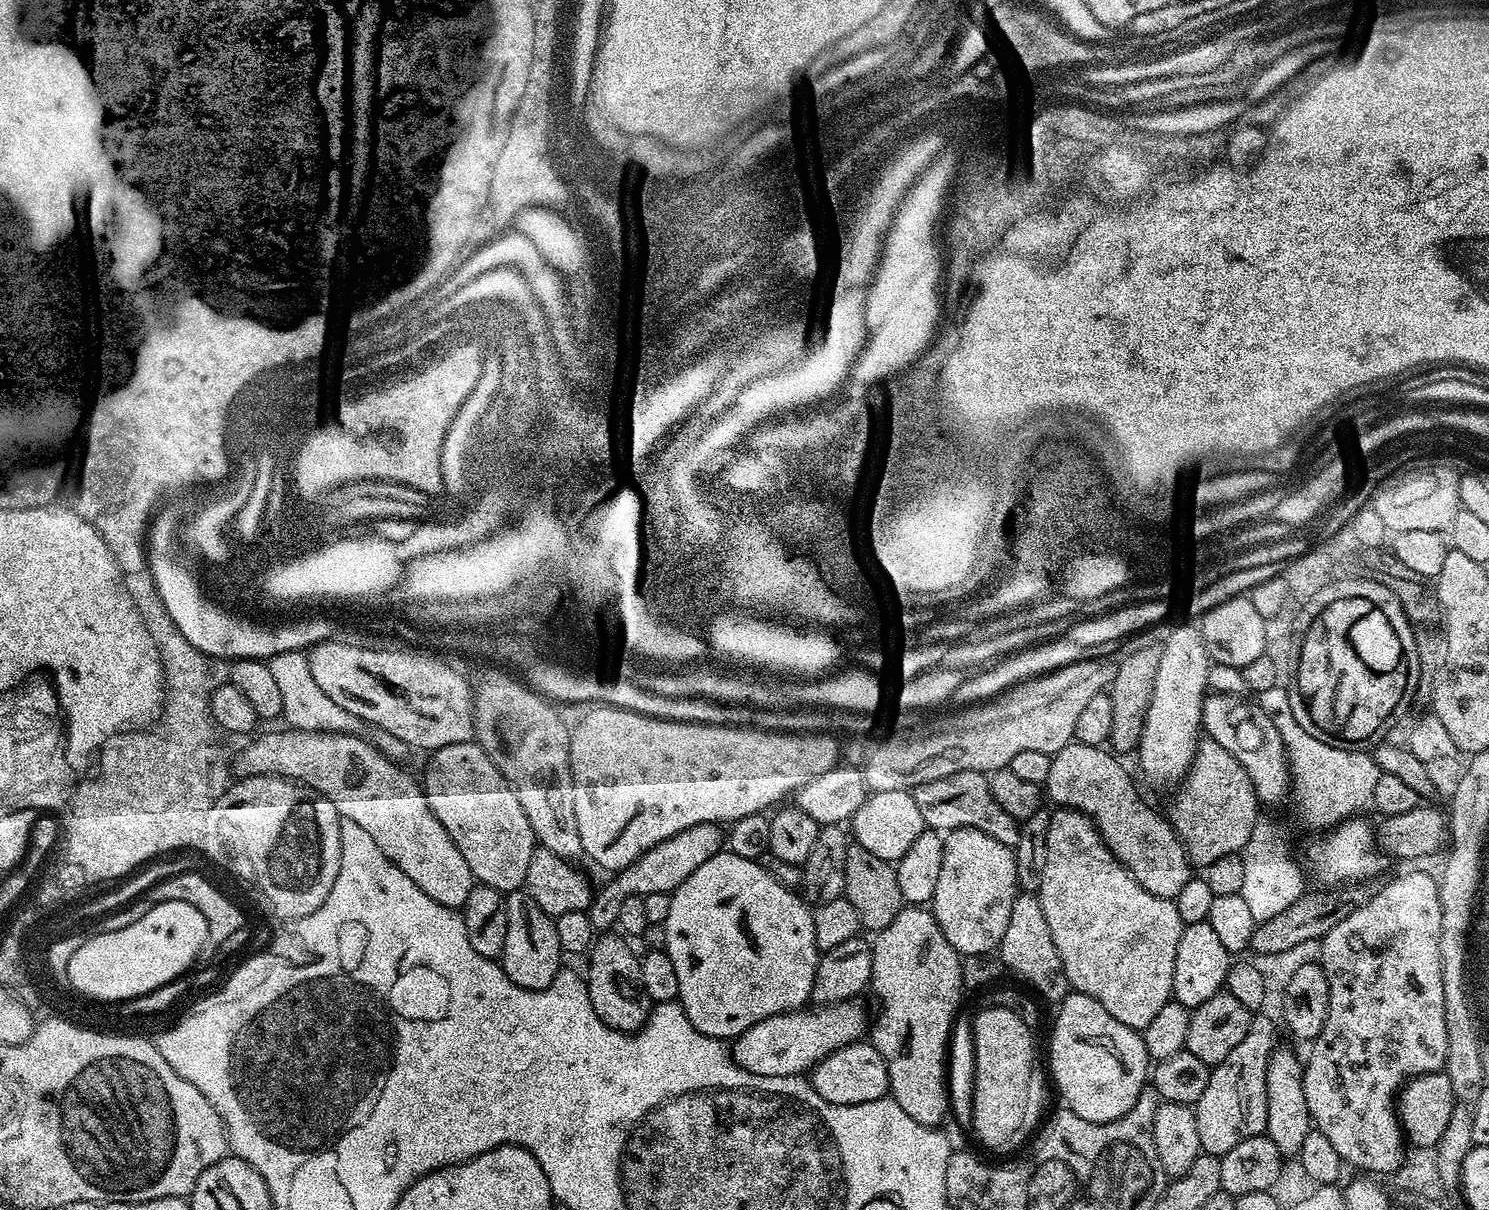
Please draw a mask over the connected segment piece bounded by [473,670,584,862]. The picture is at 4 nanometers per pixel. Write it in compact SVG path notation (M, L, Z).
M484 670L480 674L473 701L473 739L488 753L497 770L514 790L518 802L522 802L522 810L526 810L526 818L530 822L530 830L536 835L537 845L550 850L550 854L558 854L558 858L563 860L579 861L584 856L584 847L578 835L578 822L574 822L572 772L569 769L570 726L562 720L556 710L558 708L550 700L530 690L509 671L503 671Z

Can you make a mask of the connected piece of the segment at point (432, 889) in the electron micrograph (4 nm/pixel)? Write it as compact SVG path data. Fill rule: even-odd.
M281 729L245 748L240 756L240 766L245 775L286 776L313 788L327 800L334 802L341 818L358 822L358 826L362 826L362 830L366 830L366 834L374 838L374 844L382 850L382 854L386 854L386 858L394 862L424 894L447 908L463 909L474 886L472 871L470 866L466 866L466 858L462 858L462 850L458 850L450 834L446 834L446 826L442 826L434 810L430 810L430 802L426 802L423 785L417 779L415 781L377 745L372 746L358 734Z

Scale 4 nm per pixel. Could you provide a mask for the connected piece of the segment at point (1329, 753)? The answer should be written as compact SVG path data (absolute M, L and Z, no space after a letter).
M1277 686L1259 693L1261 710L1278 726L1278 734L1284 739L1284 750L1288 754L1288 766L1292 773L1290 800L1296 803L1296 812L1312 828L1331 830L1345 820L1355 817L1364 807L1372 803L1374 786L1382 773L1381 766L1364 750L1339 748L1326 742L1318 742L1314 734L1306 734L1290 710L1289 689Z

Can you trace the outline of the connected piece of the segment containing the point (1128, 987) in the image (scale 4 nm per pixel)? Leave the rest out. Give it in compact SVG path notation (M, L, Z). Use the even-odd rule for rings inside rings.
M1062 807L1052 812L1050 830L1046 830L1046 866L1042 869L1038 895L1042 914L1046 914L1046 926L1050 926L1050 938L1054 938L1069 985L1094 998L1094 1002L1101 1004L1106 1014L1114 1014L1122 1026L1137 1030L1150 1026L1158 1010L1173 999L1174 958L1178 958L1178 942L1185 926L1176 901L1150 894L1150 890L1142 887L1128 873L1126 866L1118 862L1089 816Z

